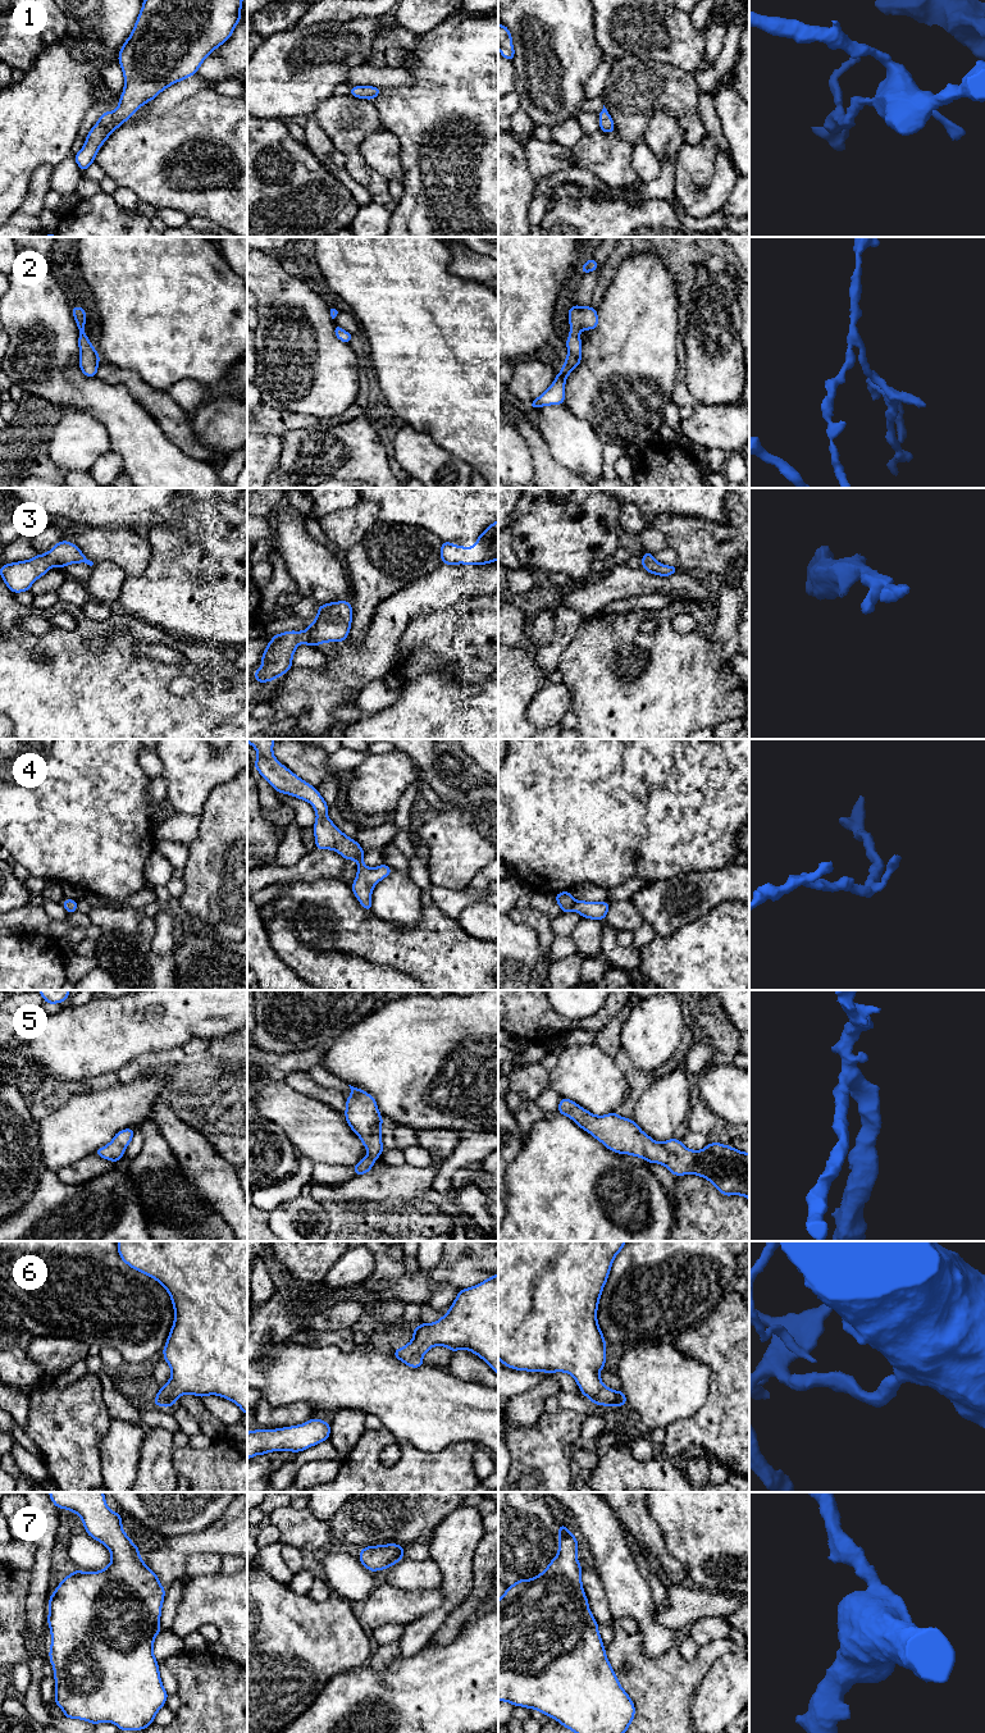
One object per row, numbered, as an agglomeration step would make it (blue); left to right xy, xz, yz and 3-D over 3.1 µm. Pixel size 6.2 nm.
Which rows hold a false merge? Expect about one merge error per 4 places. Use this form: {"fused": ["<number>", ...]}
{"fused": []}

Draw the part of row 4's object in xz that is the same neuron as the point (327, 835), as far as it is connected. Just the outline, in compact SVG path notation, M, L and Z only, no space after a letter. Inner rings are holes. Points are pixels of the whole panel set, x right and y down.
M247 739L247 742L257 752L257 758L254 763L255 769L278 793L293 795L314 806L316 812L316 821L313 826L315 848L320 850L332 849L345 859L357 862L357 874L351 889L361 906L368 912L371 912L373 888L387 877L392 868L384 863L374 868L364 865L365 850L357 842L343 834L327 816L328 804L318 793L318 789L300 779L274 757L273 739Z

